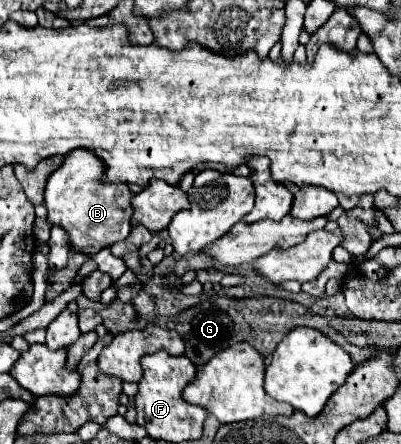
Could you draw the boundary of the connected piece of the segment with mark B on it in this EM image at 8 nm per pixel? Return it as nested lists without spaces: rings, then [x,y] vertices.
[[[70,152],[46,184],[44,190],[44,206],[48,210],[46,222],[50,226],[60,226],[68,234],[68,244],[74,252],[92,256],[102,248],[108,248],[114,242],[124,240],[132,230],[132,192],[128,185],[102,182],[104,166],[92,152]]]

